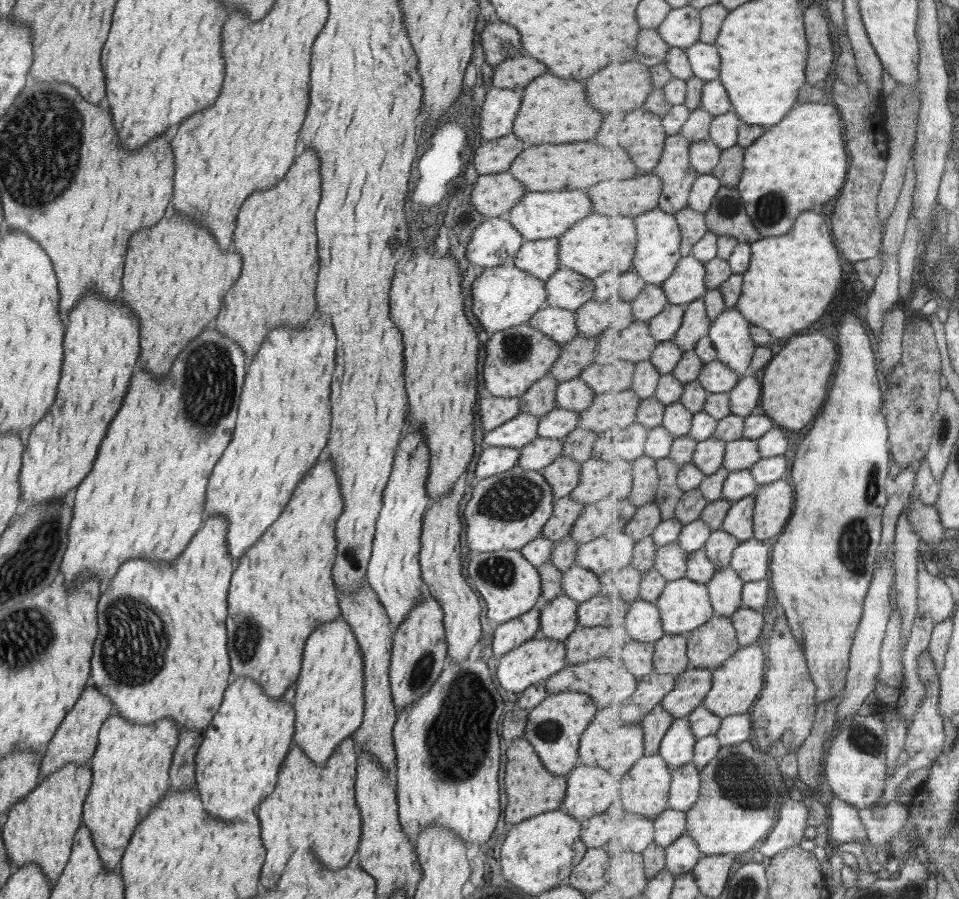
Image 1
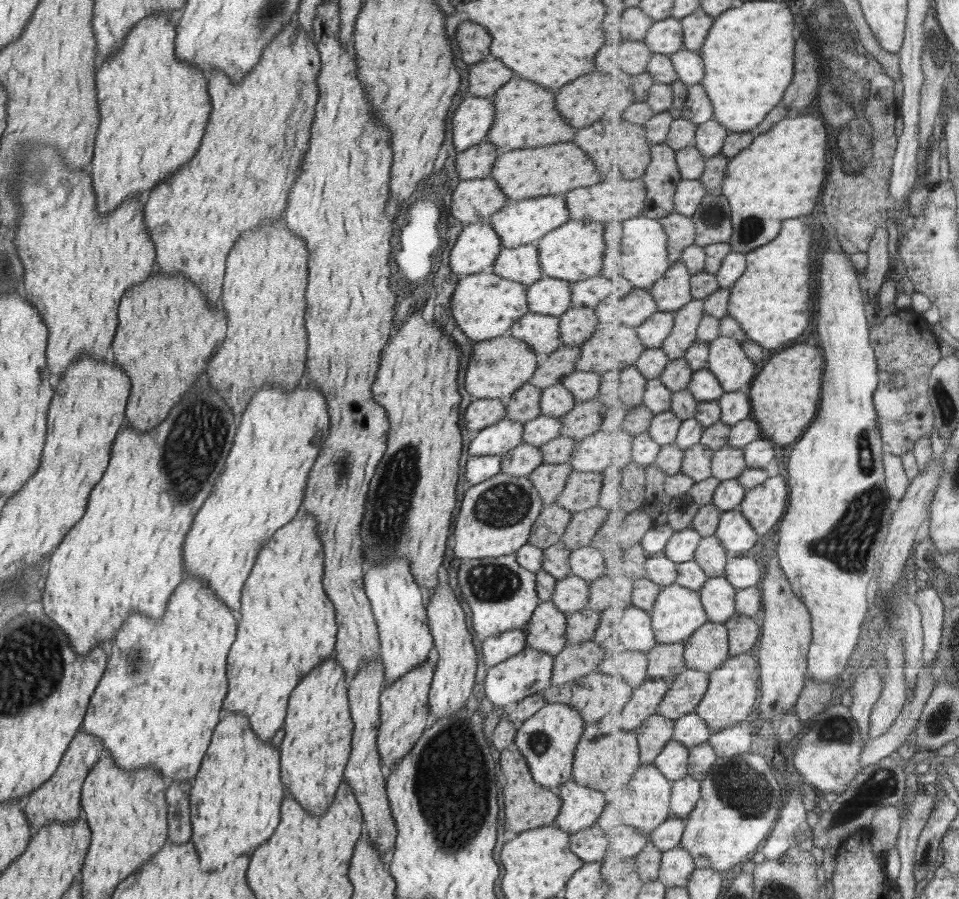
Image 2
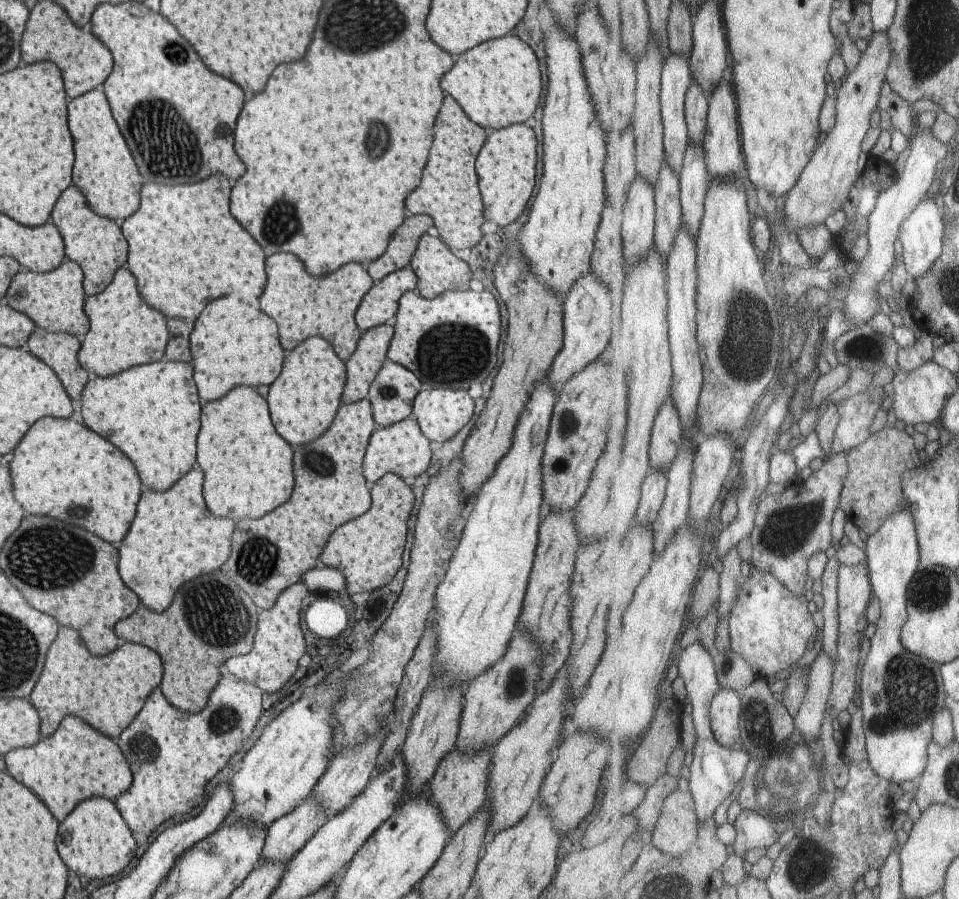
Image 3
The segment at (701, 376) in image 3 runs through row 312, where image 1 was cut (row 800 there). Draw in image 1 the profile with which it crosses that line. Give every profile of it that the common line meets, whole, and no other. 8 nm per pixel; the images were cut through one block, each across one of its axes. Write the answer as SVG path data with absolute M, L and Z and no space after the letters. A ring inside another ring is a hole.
M691 762L674 769L673 773L670 804L674 809L687 812L702 797L702 771Z

